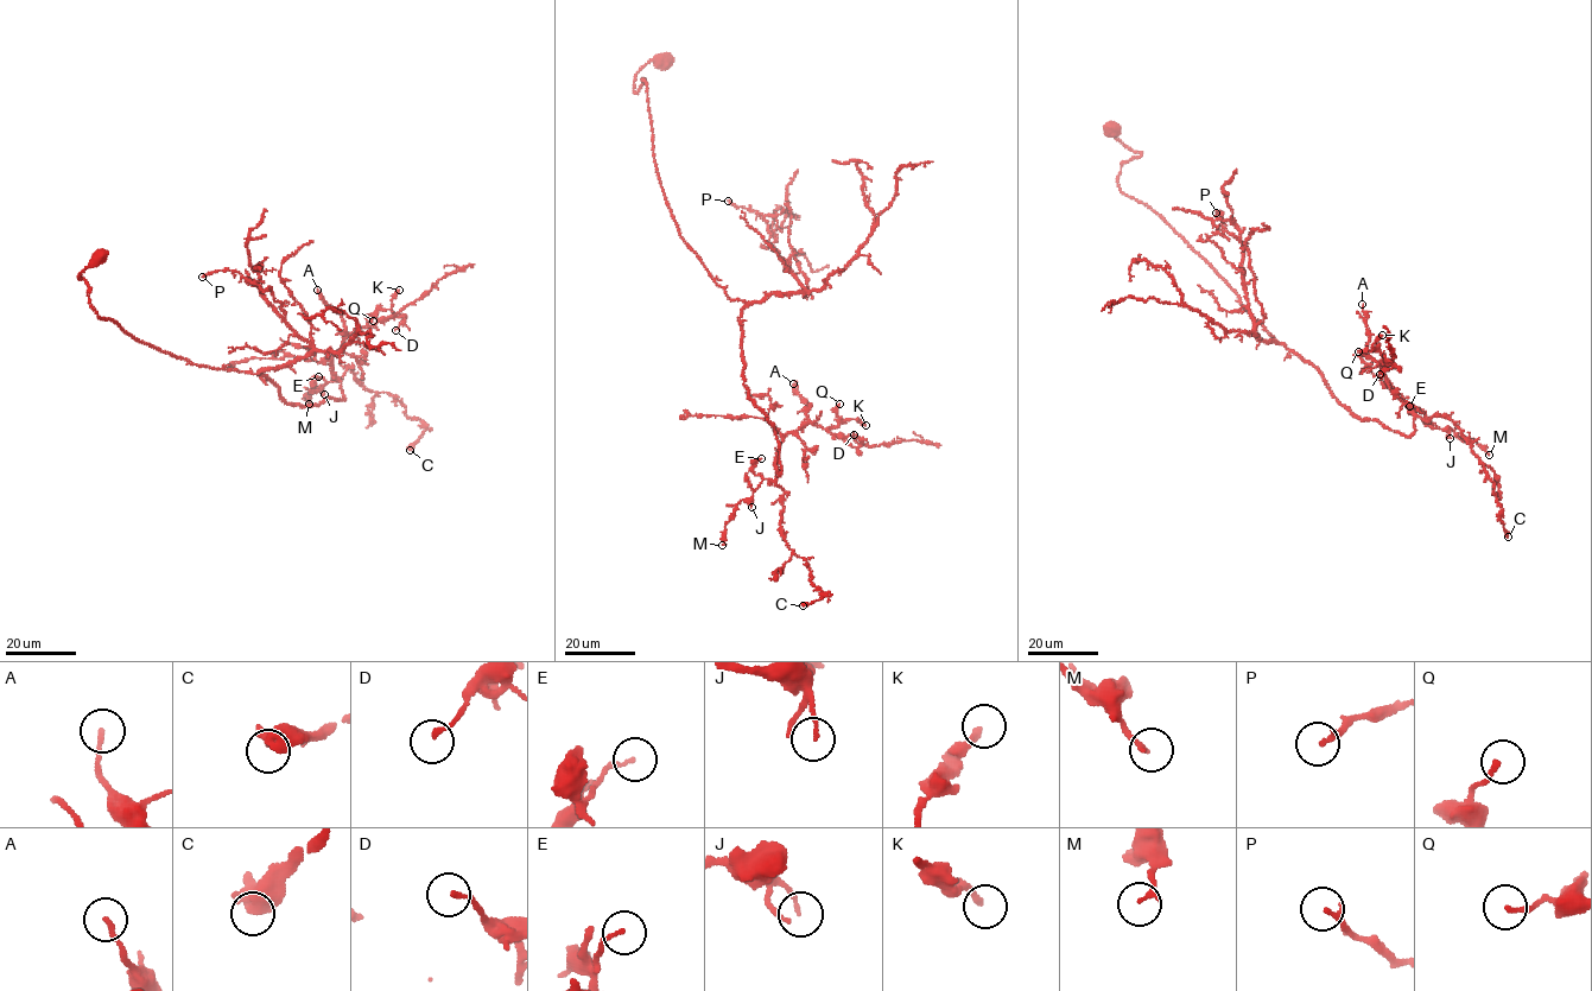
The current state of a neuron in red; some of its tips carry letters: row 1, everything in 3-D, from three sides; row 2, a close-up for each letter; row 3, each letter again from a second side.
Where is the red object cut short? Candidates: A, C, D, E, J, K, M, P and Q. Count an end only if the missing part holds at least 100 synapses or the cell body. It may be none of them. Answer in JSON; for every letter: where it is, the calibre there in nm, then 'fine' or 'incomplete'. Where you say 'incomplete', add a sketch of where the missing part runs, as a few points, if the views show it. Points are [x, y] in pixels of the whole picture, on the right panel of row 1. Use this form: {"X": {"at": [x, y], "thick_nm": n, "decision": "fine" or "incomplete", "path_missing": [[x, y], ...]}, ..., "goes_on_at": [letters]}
{"A": {"at": [1362, 304], "thick_nm": 150, "decision": "fine"}, "C": {"at": [1508, 537], "thick_nm": 420, "decision": "fine"}, "D": {"at": [1380, 374], "thick_nm": 160, "decision": "fine"}, "E": {"at": [1409, 406], "thick_nm": 130, "decision": "fine"}, "J": {"at": [1450, 438], "thick_nm": 130, "decision": "fine"}, "K": {"at": [1382, 335], "thick_nm": 200, "decision": "fine"}, "M": {"at": [1489, 455], "thick_nm": 140, "decision": "fine"}, "P": {"at": [1216, 213], "thick_nm": 190, "decision": "fine"}, "Q": {"at": [1358, 351], "thick_nm": 160, "decision": "fine"}, "goes_on_at": []}

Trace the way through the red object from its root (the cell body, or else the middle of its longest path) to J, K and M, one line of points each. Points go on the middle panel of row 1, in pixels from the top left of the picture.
J: (663, 62), (634, 86), (657, 172), (683, 240), (744, 303), (743, 383), (778, 443), (781, 472), (752, 507)
K: (663, 62), (634, 86), (657, 172), (683, 240), (744, 303), (743, 383), (778, 475), (799, 427), (866, 425)
M: (663, 62), (634, 86), (657, 172), (683, 240), (744, 303), (743, 383), (781, 463), (722, 545)

